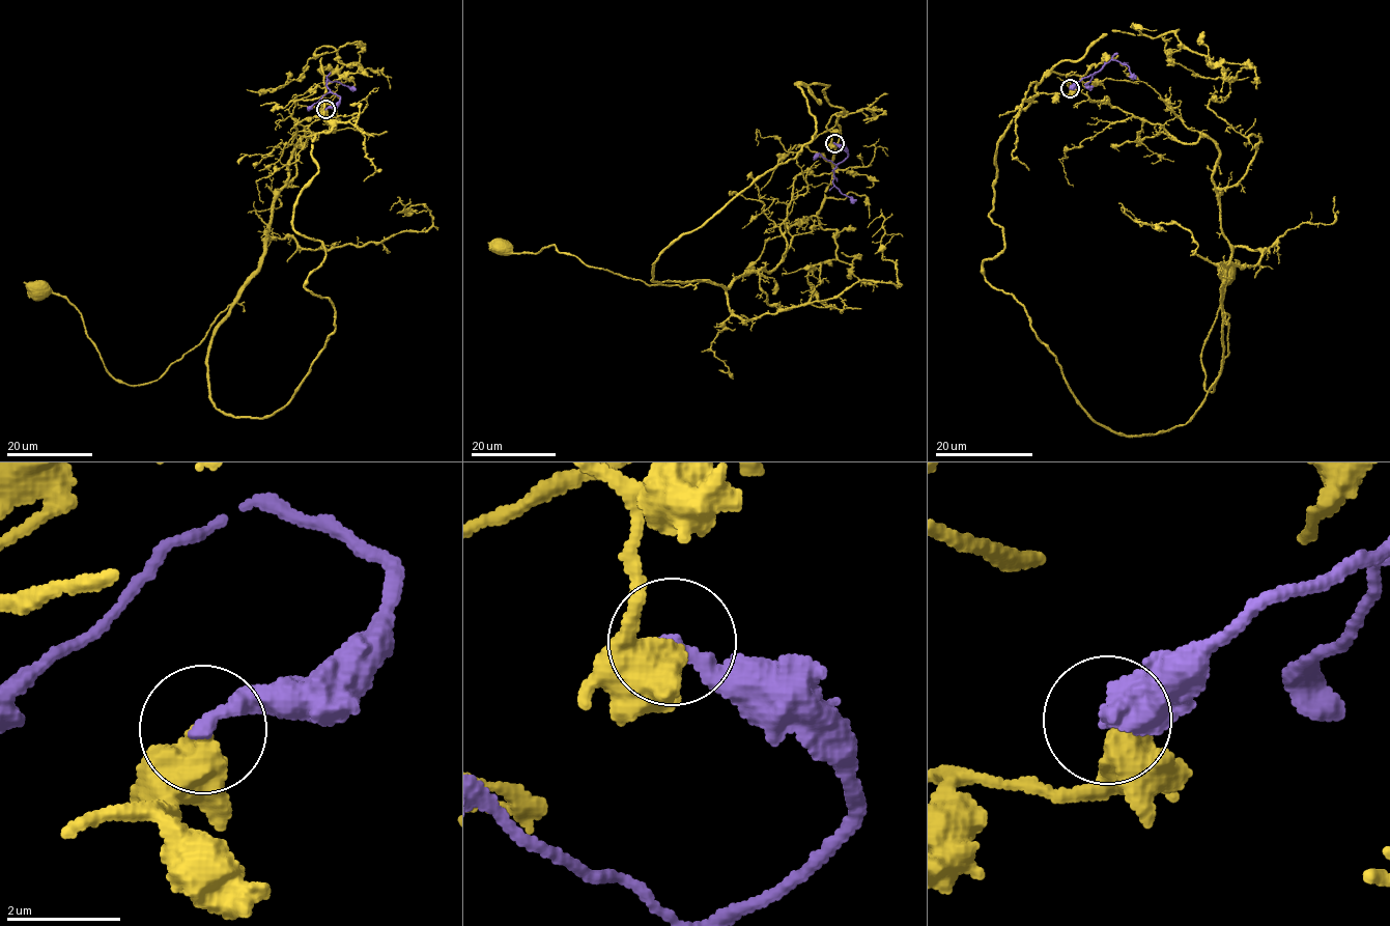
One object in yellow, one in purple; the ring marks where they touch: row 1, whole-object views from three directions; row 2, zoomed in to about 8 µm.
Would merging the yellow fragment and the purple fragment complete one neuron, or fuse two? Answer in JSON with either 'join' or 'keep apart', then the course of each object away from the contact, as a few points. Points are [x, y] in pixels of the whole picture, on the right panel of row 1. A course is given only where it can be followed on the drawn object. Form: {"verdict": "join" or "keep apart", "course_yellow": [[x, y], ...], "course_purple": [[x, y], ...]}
{"verdict": "keep apart", "course_yellow": [[1070, 89], [997, 143], [982, 273], [1078, 403], [1127, 435], [1189, 420], [1228, 275]], "course_purple": [[1070, 88], [1111, 60], [1128, 66], [1132, 78]]}

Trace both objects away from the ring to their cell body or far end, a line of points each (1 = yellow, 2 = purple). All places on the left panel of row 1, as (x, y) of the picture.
1: (325, 110), (292, 227), (336, 327), (283, 407), (214, 403), (235, 303), (131, 386), (39, 291)
2: (325, 109), (340, 97), (331, 92), (328, 79), (356, 89)

